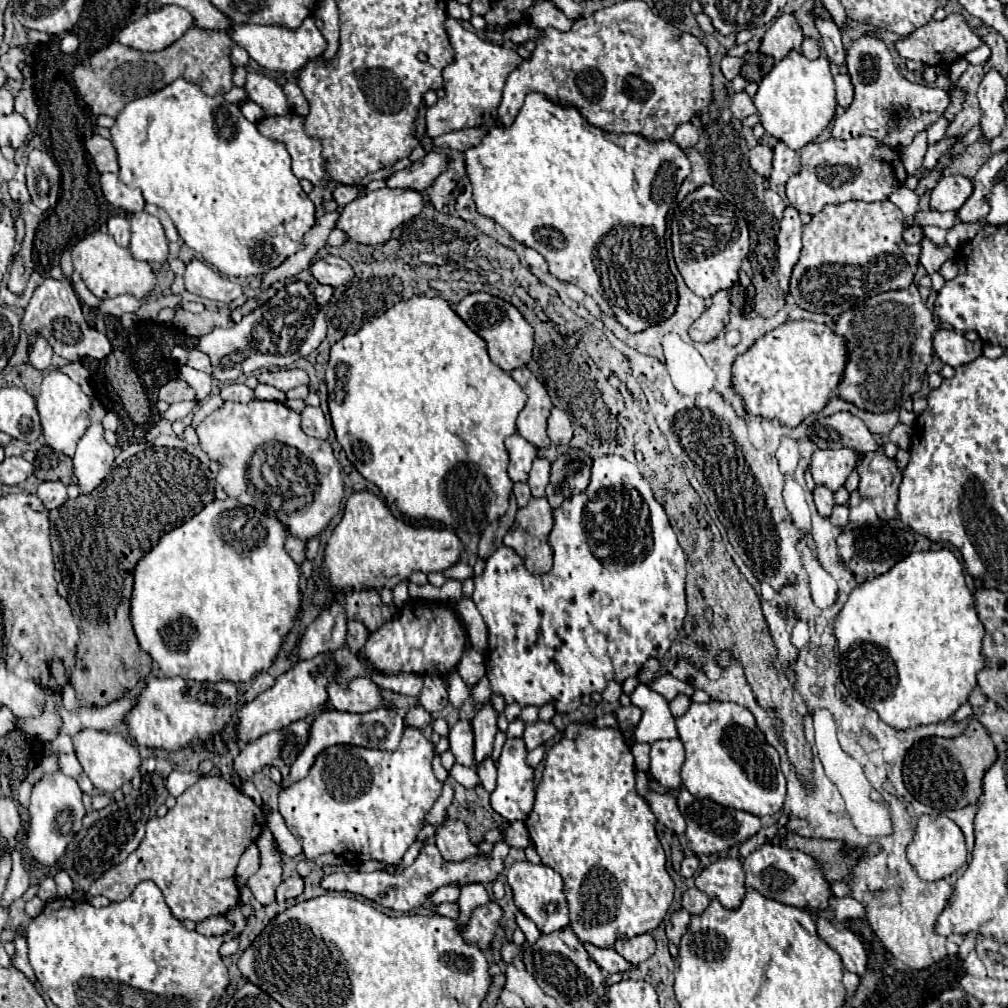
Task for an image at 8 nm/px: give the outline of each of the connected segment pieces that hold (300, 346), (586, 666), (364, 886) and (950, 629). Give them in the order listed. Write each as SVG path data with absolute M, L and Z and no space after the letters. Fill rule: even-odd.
M297 280L289 284L289 290L285 290L283 296L273 296L269 300L269 306L265 302L251 314L243 316L239 324L227 330L215 328L211 334L199 338L197 348L211 358L211 376L219 382L229 382L237 380L239 376L247 376L263 366L291 366L297 358L313 352L325 338L325 332L325 316L319 310L319 304L315 302L311 286L307 286L303 280ZM285 318L291 318L291 324Z
M601 456L593 460L591 466L591 482L589 486L581 492L571 496L561 504L561 508L555 510L555 528L551 530L549 542L553 546L553 556L555 564L549 574L535 576L529 574L523 566L523 560L507 546L501 546L495 550L495 554L487 560L485 572L475 578L475 592L473 592L473 602L483 616L487 628L489 628L489 652L487 652L487 666L489 666L489 680L491 680L491 690L501 694L505 702L519 702L519 706L535 704L543 706L549 700L557 702L557 712L571 712L581 706L581 696L587 696L591 692L603 692L609 680L623 682L629 676L637 676L639 668L647 658L657 658L661 660L665 652L669 650L671 642L677 638L679 628L683 626L683 618L687 614L685 606L685 554L677 542L675 532L671 530L671 524L667 520L667 514L663 506L653 498L651 486L647 480L643 480L639 468L631 462L627 462L621 456Z
M495 842L493 850L483 856L469 856L463 862L447 862L441 858L435 844L425 844L425 846L421 846L417 860L411 866L403 868L403 872L397 872L397 874L389 874L389 872L365 874L361 870L333 872L333 874L323 876L321 886L325 890L361 894L361 896L385 906L385 908L395 910L395 912L409 912L419 902L423 906L429 900L429 896L441 886L447 886L447 884L465 886L465 884L473 884L473 882L493 882L503 872L503 860L505 860L507 852L509 852L509 846L505 842Z
M929 550L929 552L911 552L907 558L903 558L891 572L885 572L883 576L877 576L875 580L865 580L859 584L851 594L841 612L835 616L833 622L833 634L837 638L837 652L839 652L839 668L841 668L841 680L845 688L849 690L851 696L855 696L859 702L863 702L867 708L875 710L879 718L893 728L907 730L907 728L917 728L923 724L937 724L945 722L959 710L961 704L967 702L971 690L977 686L977 674L985 668L985 656L981 654L981 640L985 636L985 628L973 608L973 594L969 592L965 578L963 578L963 566L961 562L947 550Z

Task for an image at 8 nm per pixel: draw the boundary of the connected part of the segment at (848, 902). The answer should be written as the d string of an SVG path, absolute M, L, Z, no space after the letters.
M847 896L847 898L831 898L831 910L835 912L837 922L851 920L851 918L865 918L863 904L857 902L851 896Z

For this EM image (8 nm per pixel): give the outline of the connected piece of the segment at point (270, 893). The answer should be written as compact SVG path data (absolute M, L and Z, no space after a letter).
M265 828L257 840L259 850L261 850L261 868L257 874L253 874L247 880L247 888L253 892L253 896L263 904L271 904L275 900L275 890L281 884L281 872L283 872L283 862L281 854L271 848L273 834L269 828Z

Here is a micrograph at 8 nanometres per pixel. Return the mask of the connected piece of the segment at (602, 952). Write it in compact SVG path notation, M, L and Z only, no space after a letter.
M585 944L585 948L587 948L587 952L591 952L591 958L609 974L615 974L615 972L623 974L623 972L629 972L635 968L613 948L591 948L591 944Z

